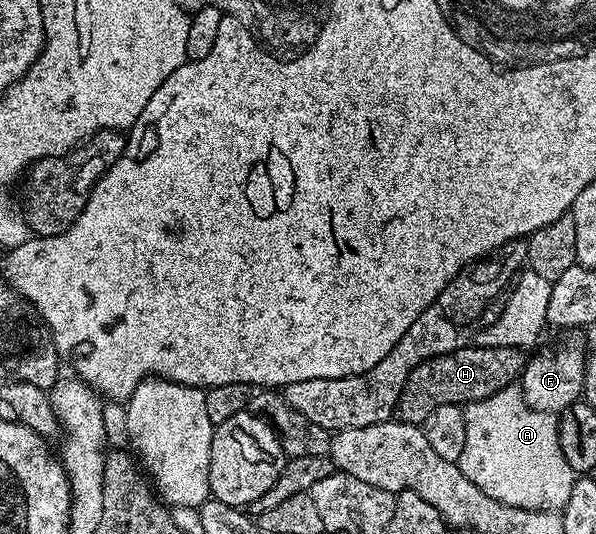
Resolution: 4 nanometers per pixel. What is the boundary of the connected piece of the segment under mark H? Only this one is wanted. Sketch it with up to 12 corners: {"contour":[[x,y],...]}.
{"contour":[[461,345],[408,373],[396,405],[422,424],[434,408],[507,390],[518,346]]}

